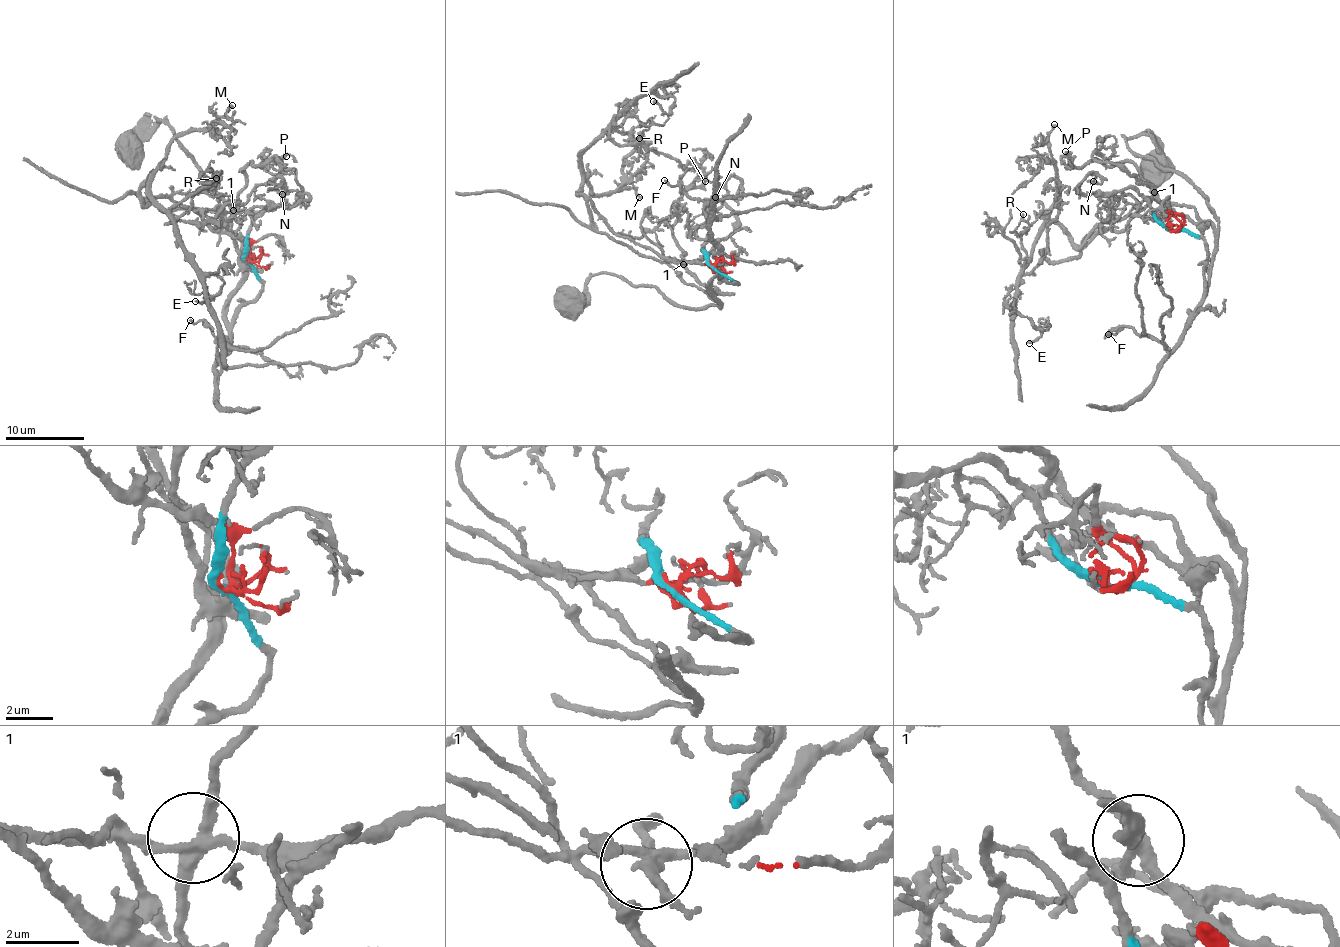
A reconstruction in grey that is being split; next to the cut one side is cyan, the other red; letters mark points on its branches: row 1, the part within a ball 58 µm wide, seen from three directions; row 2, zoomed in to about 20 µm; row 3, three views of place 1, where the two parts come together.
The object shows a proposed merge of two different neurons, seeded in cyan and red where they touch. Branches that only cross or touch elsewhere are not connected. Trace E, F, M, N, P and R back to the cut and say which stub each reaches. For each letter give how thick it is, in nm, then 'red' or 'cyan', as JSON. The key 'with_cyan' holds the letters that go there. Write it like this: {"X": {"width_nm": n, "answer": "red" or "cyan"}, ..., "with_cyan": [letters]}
{"E": {"width_nm": 170, "answer": "red"}, "F": {"width_nm": 160, "answer": "cyan"}, "M": {"width_nm": 160, "answer": "red"}, "N": {"width_nm": 170, "answer": "cyan"}, "P": {"width_nm": 240, "answer": "cyan"}, "R": {"width_nm": 130, "answer": "red"}, "with_cyan": ["F", "N", "P"]}

